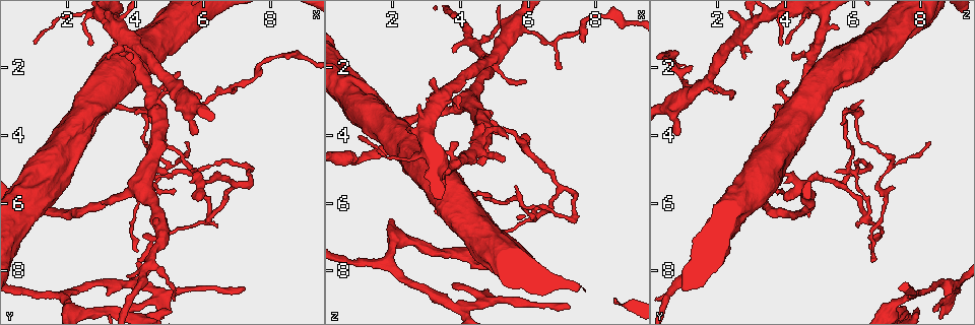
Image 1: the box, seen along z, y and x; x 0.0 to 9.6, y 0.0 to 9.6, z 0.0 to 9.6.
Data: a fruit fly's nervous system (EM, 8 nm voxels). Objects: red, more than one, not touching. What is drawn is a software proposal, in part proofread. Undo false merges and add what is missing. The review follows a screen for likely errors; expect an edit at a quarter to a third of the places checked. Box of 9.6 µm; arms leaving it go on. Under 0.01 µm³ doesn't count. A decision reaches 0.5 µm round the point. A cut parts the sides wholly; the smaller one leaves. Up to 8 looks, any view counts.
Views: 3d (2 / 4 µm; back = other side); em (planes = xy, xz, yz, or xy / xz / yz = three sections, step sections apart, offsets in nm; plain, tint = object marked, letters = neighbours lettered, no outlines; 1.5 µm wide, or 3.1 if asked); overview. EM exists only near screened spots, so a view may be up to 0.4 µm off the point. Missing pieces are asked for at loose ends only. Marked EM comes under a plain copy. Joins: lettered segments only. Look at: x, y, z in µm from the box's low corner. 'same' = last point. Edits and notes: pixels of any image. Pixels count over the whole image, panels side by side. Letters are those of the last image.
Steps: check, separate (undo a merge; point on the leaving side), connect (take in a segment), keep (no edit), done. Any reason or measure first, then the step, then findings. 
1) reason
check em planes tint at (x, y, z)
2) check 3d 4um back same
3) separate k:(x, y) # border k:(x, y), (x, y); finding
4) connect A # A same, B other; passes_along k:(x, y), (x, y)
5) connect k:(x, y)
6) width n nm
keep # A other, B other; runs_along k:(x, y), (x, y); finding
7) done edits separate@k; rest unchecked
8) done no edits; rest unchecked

free end
check em planes letters at (4.15, 7.70, 6.45)

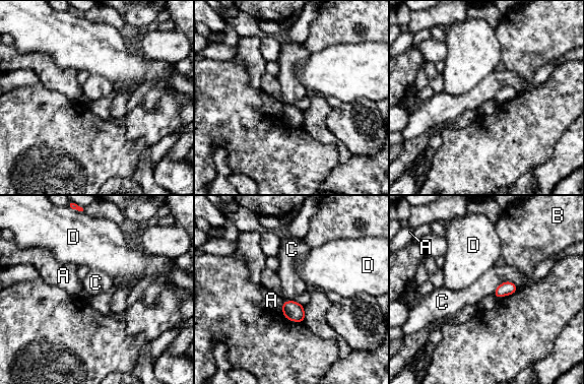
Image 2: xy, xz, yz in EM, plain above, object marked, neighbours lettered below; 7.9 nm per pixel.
longest_contact C 220 nm
keep # A other, B other, C other, D other; none of them fits

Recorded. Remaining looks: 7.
touches itself
check 3d 4um back at (6.10, 5.00, 6.15)

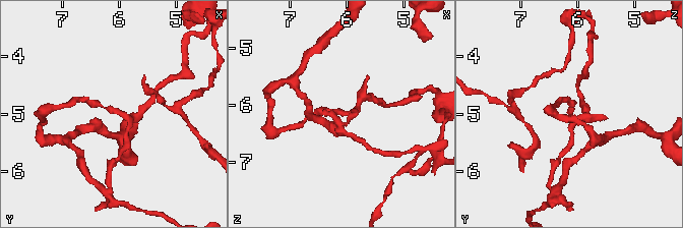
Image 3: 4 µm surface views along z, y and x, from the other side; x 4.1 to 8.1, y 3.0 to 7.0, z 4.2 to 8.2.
now the EM
check em planes letters at (6.15, 5.00, 6.20)

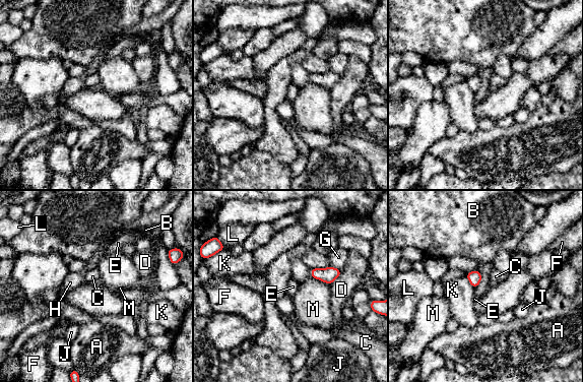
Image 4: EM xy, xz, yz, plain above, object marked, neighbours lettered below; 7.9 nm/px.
width 110 nm
keep # A other, B other, C other, D other, E other, F other, G other, H other, J other, K other, L other, M other; border 4:(478, 270), (480, 281), (473, 289); all the same cell

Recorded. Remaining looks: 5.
free end
check em planes letters at (5.35, 2.35, 4.05)

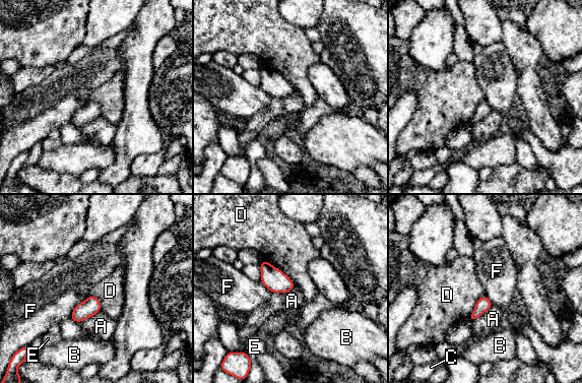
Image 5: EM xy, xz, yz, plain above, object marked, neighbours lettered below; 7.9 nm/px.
keep # A other, B other, C other, D other, E other, F other; border 5:(89, 296), (74, 308), (70, 317); none of them fits

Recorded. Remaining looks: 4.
done no edits; rest unchecked

